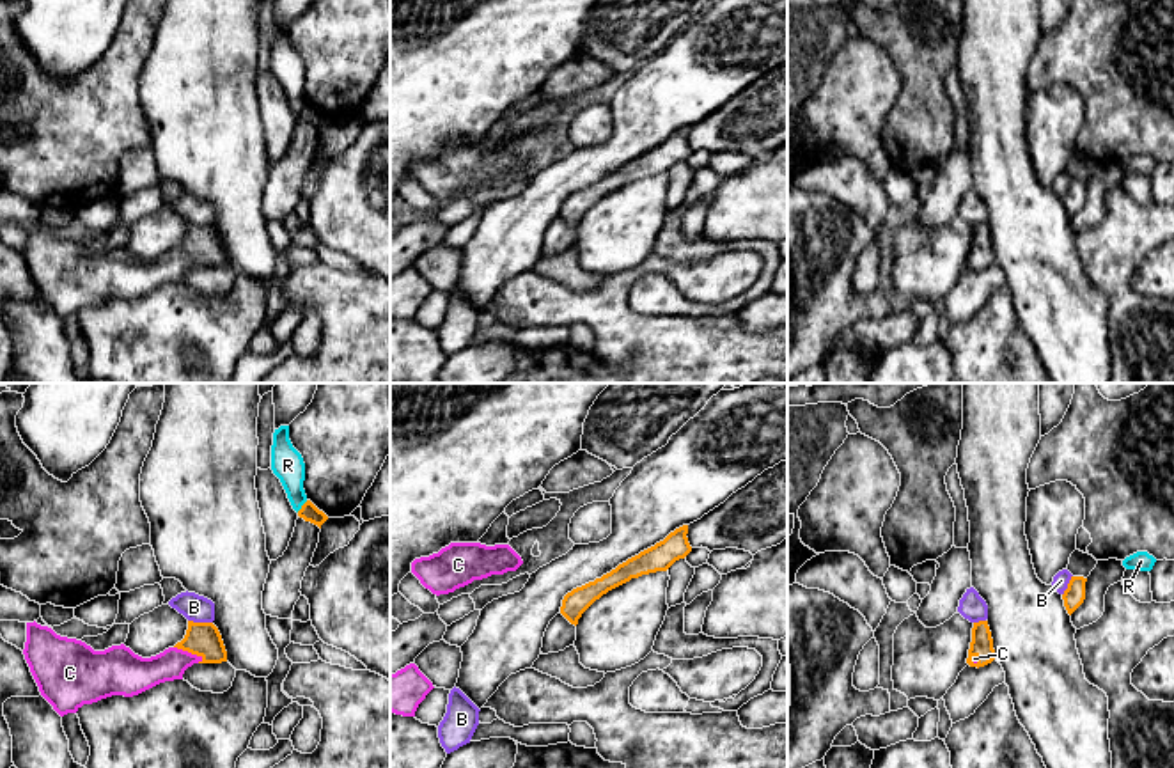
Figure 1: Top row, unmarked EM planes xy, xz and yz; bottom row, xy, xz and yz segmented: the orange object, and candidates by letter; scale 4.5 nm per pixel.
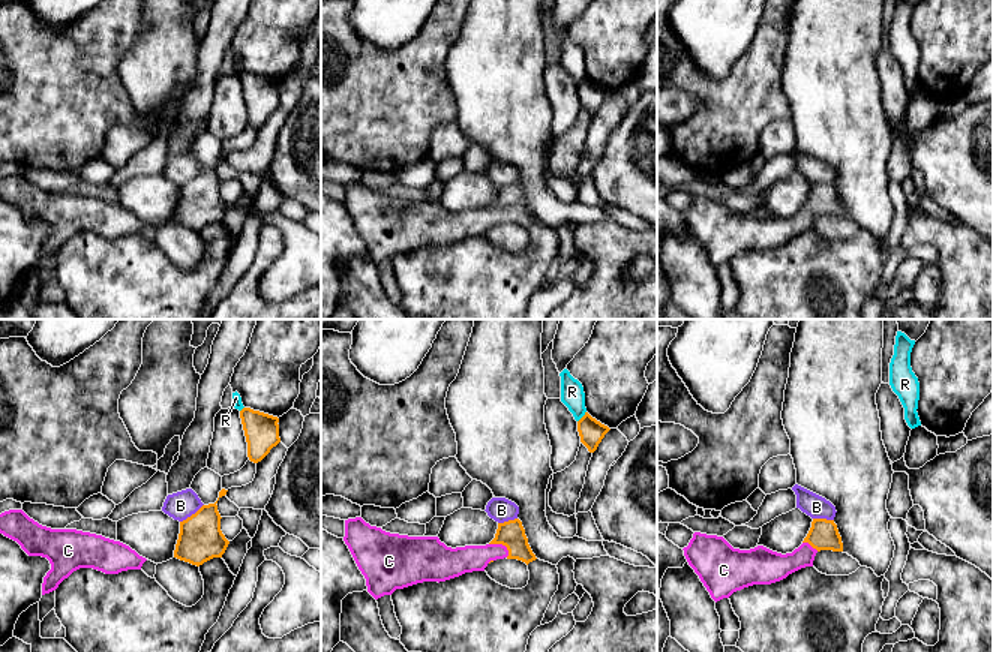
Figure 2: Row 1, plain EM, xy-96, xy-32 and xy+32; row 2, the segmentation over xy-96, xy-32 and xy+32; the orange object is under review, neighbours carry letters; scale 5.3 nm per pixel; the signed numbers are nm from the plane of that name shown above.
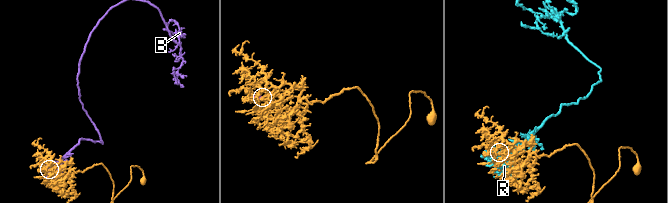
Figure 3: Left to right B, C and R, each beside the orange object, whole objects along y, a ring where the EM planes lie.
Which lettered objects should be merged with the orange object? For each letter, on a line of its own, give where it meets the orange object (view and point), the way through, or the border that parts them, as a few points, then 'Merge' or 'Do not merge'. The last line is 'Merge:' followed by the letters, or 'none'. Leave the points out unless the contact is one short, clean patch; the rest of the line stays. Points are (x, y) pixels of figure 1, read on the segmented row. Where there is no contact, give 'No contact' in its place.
B: Touches orange at xy (201, 623). Do not merge
C: Touches orange at xy (188, 651). Path across: xy (203, 639), (188, 651), (169, 666), (139, 674). Merge
R: Touches orange at xy (302, 506). Do not merge
Merge: C

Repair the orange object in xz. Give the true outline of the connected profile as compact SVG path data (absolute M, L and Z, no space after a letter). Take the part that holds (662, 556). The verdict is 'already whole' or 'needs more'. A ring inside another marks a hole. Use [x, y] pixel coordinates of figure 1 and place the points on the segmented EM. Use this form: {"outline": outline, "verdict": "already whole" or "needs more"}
{"outline": "M683 525L663 541L628 559L601 578L573 589L564 596L560 614L576 626L582 614L608 591L631 578L667 571L676 560L685 559L692 552L686 534L688 525Z", "verdict": "already whole"}

